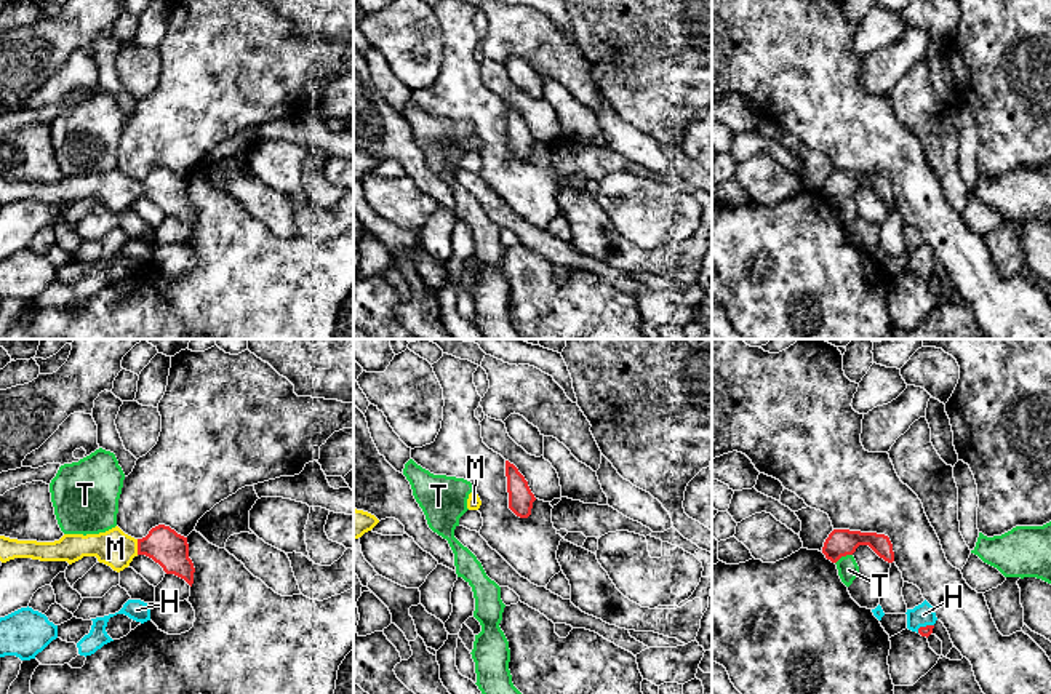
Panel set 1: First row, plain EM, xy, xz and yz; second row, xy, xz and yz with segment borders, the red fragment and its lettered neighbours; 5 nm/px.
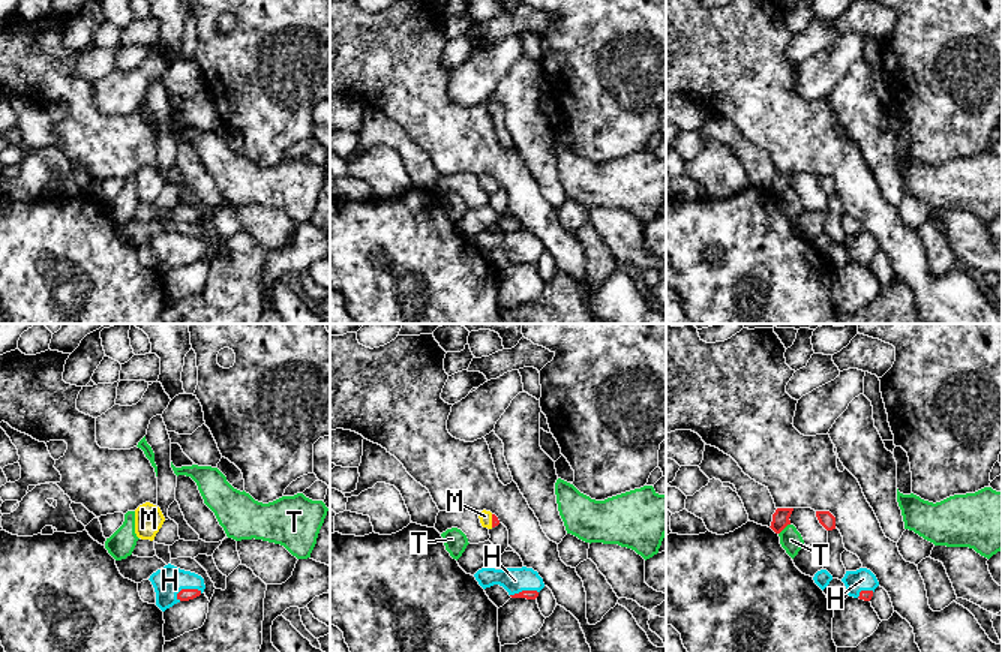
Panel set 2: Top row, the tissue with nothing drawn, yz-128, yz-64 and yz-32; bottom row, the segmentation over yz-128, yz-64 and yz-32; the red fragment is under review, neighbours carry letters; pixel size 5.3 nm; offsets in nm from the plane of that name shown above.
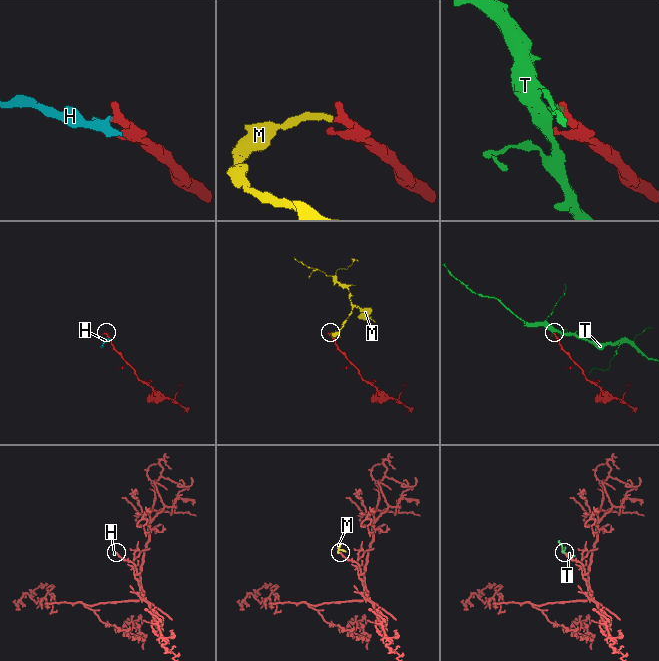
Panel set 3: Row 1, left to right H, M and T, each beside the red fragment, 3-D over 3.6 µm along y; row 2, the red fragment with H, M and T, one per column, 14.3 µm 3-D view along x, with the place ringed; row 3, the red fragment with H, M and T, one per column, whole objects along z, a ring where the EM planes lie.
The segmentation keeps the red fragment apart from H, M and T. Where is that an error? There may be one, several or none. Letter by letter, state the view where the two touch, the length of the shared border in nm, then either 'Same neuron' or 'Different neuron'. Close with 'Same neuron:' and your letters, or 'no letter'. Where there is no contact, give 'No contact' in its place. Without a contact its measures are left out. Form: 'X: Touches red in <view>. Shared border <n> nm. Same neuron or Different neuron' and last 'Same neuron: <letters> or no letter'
H: Touches red in yz. Shared border 100 nm. Same neuron
M: Touches red in xy. Shared border 80 nm. Same neuron
T: Touches red in yz. Shared border 100 nm. Different neuron
Same neuron: H, M

